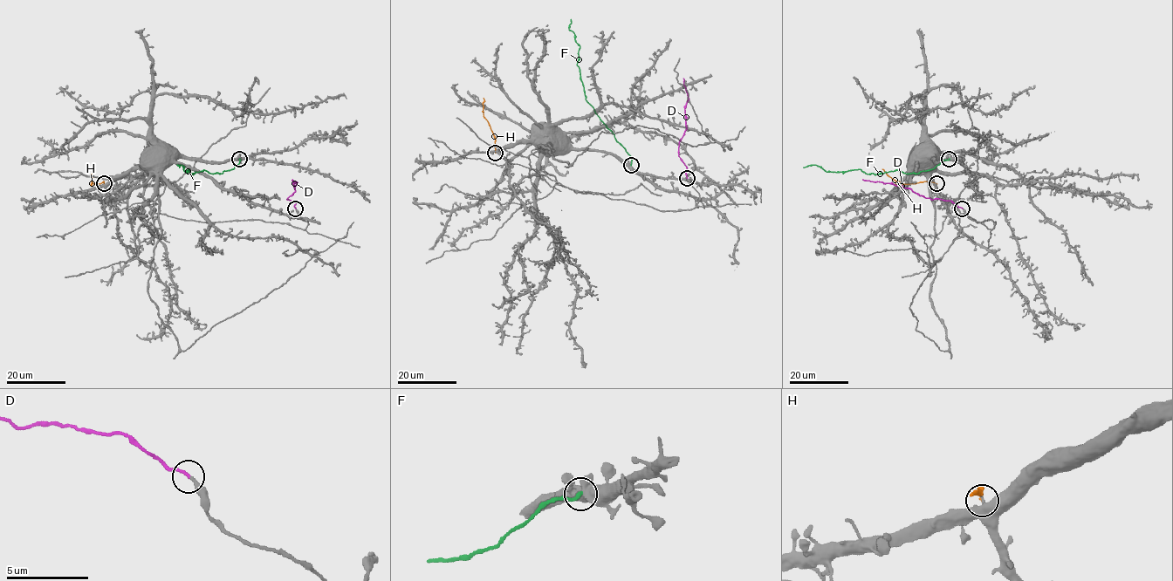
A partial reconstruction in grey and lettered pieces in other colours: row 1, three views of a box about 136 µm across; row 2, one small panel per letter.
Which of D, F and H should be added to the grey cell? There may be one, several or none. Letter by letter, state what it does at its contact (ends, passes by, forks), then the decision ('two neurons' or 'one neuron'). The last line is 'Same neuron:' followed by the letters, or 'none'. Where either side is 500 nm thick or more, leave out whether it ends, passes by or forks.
D: it ends; one neuron
F: two neurons
H: it ends; two neurons
Same neuron: D

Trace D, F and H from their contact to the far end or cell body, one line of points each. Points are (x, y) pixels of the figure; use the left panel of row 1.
D: (295, 208), (295, 201), (287, 200), (295, 191), (293, 185), (297, 181), (292, 179)
F: (239, 159), (233, 168), (222, 173), (205, 170), (193, 174), (179, 167)
H: (104, 183), (104, 181), (94, 184), (92, 168)

